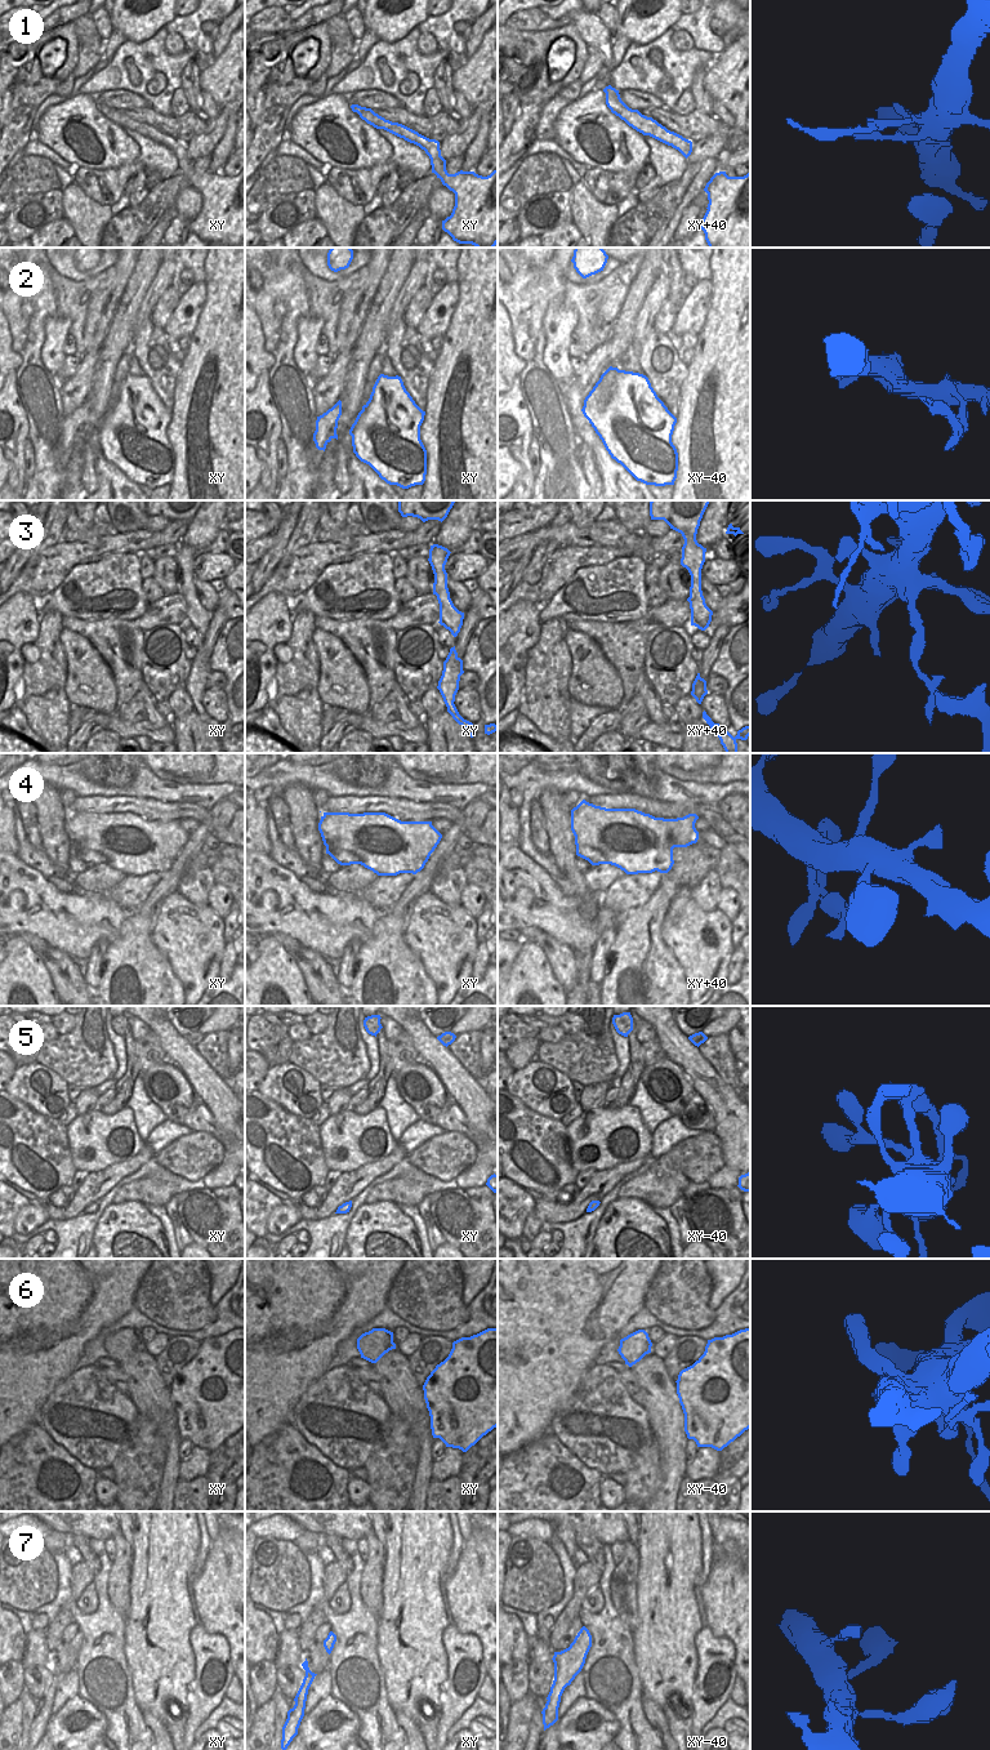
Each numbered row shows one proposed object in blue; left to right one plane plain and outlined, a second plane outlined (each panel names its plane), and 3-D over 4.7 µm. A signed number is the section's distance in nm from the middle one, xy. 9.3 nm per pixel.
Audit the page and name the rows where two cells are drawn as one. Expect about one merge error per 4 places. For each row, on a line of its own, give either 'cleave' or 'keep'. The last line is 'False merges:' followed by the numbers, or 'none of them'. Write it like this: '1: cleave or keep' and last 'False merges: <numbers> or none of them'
1: cleave
2: keep
3: cleave
4: keep
5: keep
6: keep
7: cleave
False merges: 1, 3, 7

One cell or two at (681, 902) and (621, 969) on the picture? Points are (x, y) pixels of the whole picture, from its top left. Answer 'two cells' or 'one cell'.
two cells

